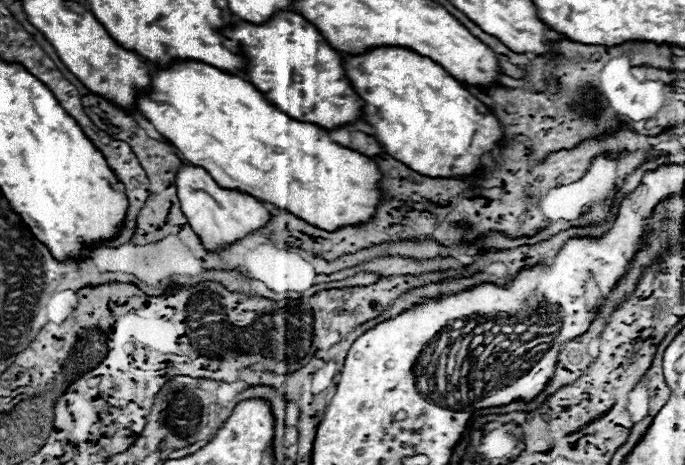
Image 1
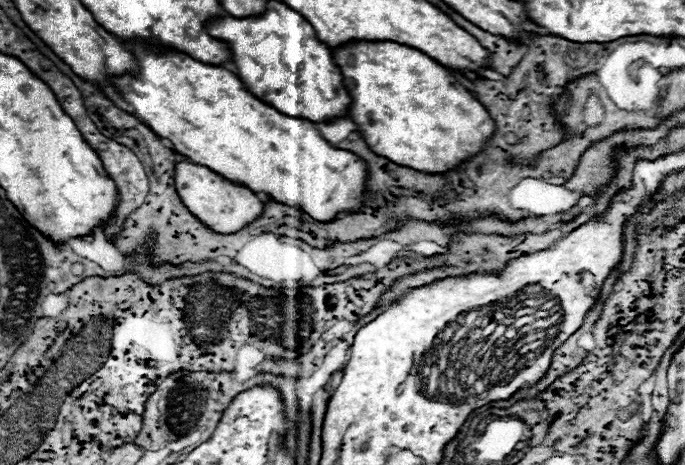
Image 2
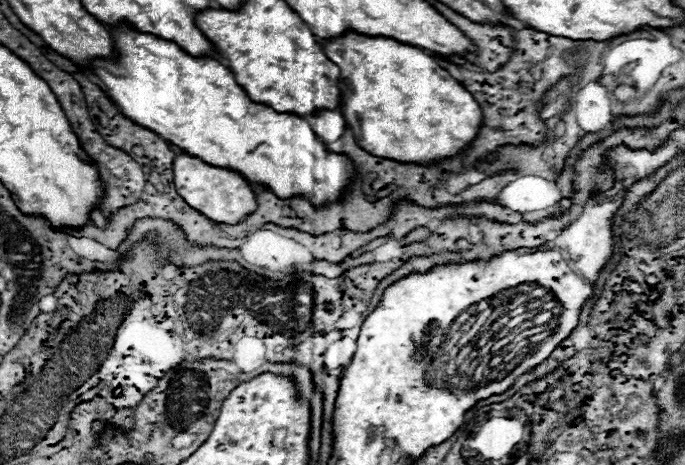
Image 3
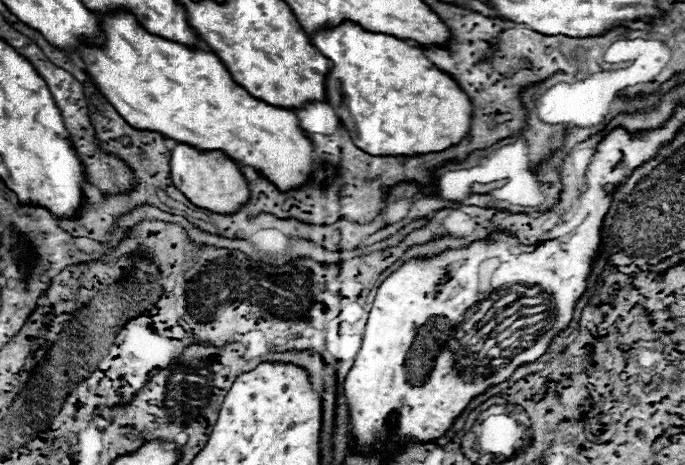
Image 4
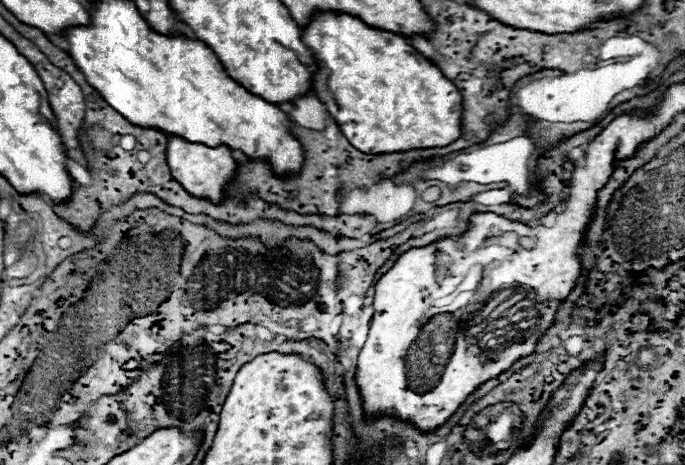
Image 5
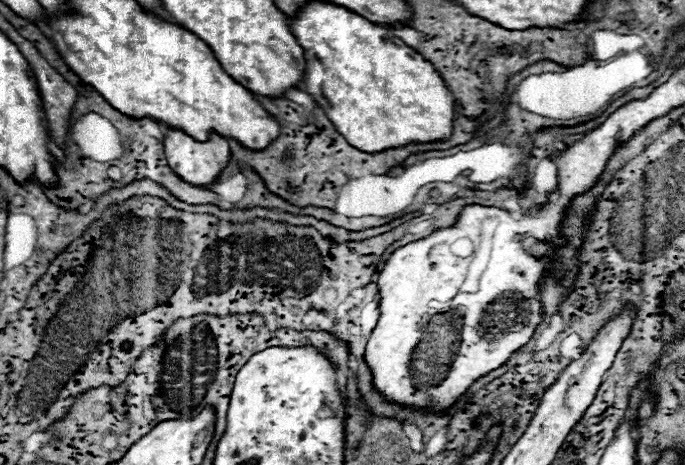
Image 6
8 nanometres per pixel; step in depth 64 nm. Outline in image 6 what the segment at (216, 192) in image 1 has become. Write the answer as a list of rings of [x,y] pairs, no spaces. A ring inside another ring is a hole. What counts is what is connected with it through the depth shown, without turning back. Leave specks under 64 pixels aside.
[[[164,126],[164,152],[166,152],[168,166],[174,170],[174,174],[180,176],[184,182],[198,186],[198,188],[214,186],[214,182],[222,176],[222,172],[226,170],[228,160],[230,160],[228,142],[224,138],[220,138],[218,134],[212,134],[208,142],[196,142],[182,130],[172,130],[166,126]]]

